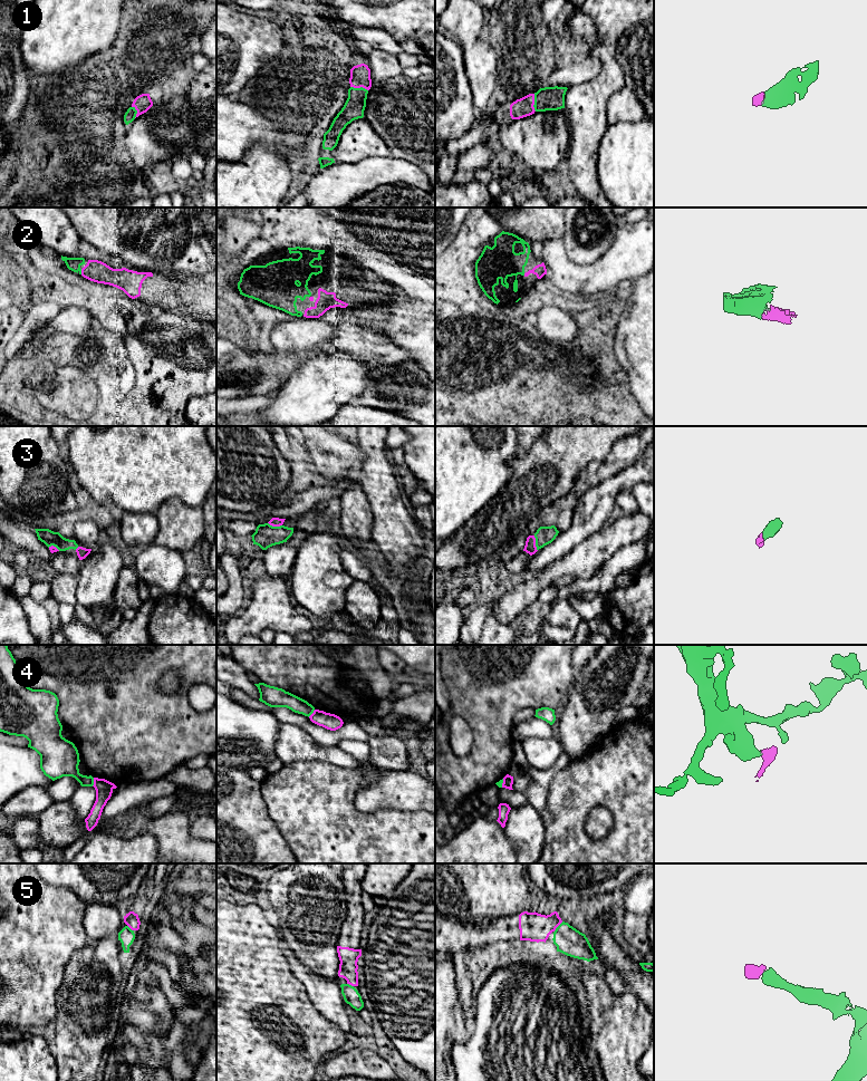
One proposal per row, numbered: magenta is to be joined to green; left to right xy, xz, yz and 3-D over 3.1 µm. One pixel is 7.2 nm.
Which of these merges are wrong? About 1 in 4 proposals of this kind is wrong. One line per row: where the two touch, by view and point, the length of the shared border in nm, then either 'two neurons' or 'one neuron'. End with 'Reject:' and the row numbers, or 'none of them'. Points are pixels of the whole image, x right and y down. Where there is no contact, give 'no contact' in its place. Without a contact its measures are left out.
1: xz (360, 87) | 130 nm | one neuron
2: xy (80, 271) | 40 nm | one neuron
3: yz (536, 543) | 110 nm | one neuron
4: xy (93, 782) | 70 nm | two neurons
5: yz (558, 926) | 100 nm | one neuron
Reject: 4

